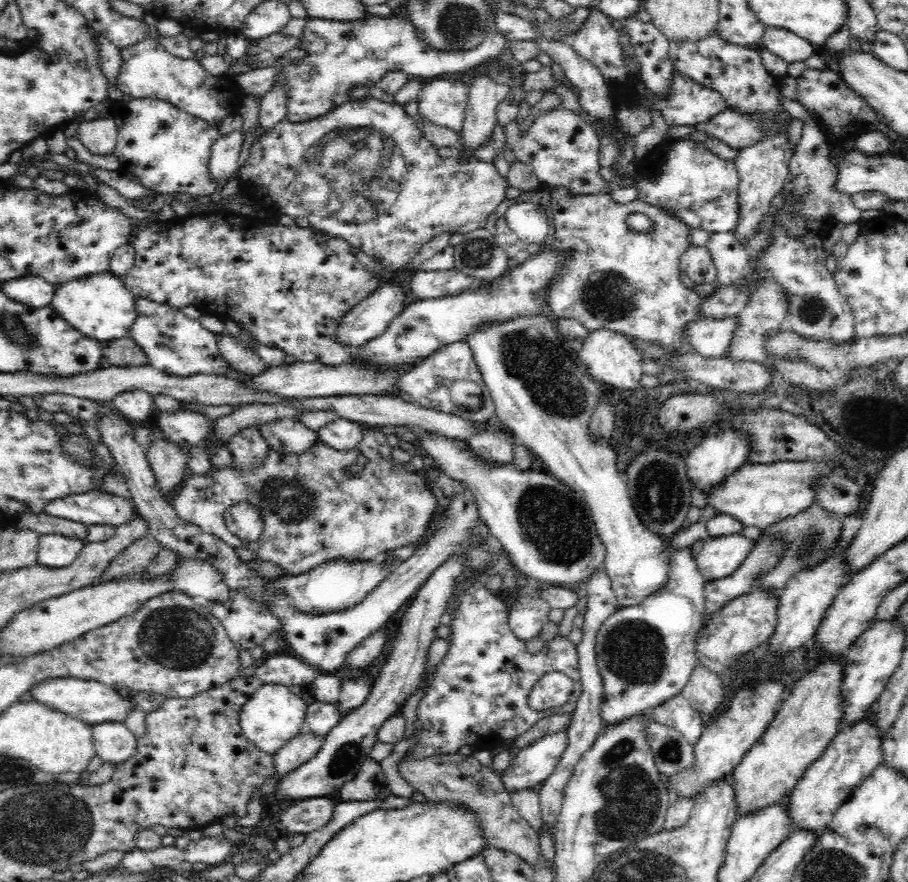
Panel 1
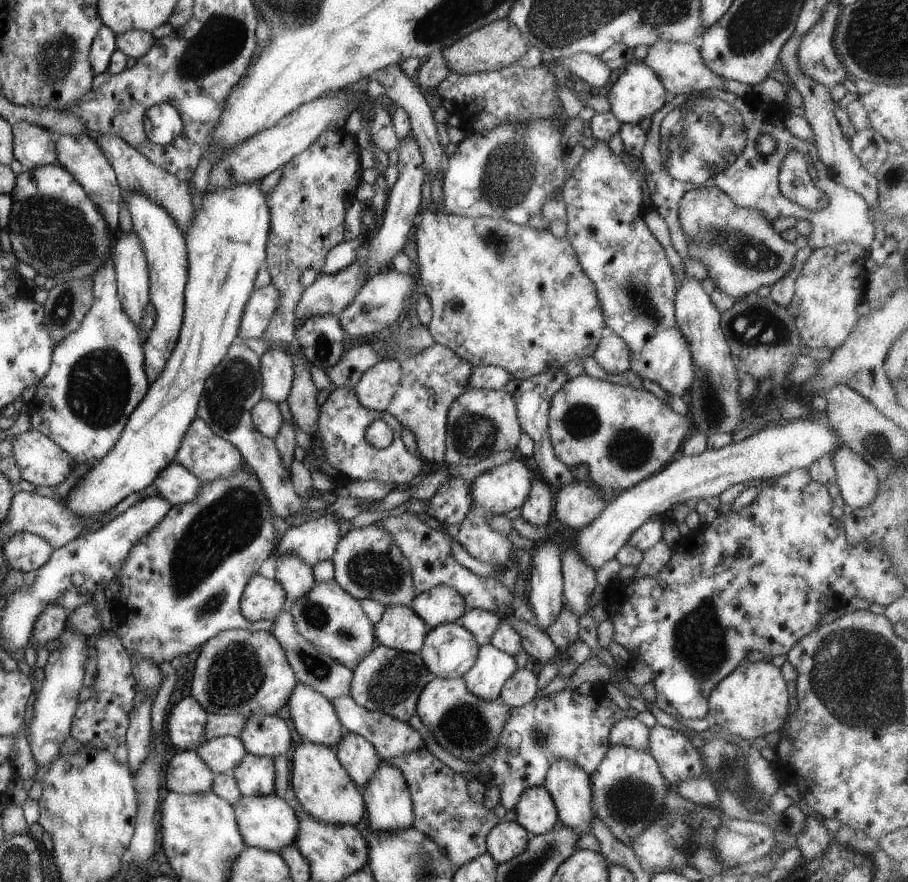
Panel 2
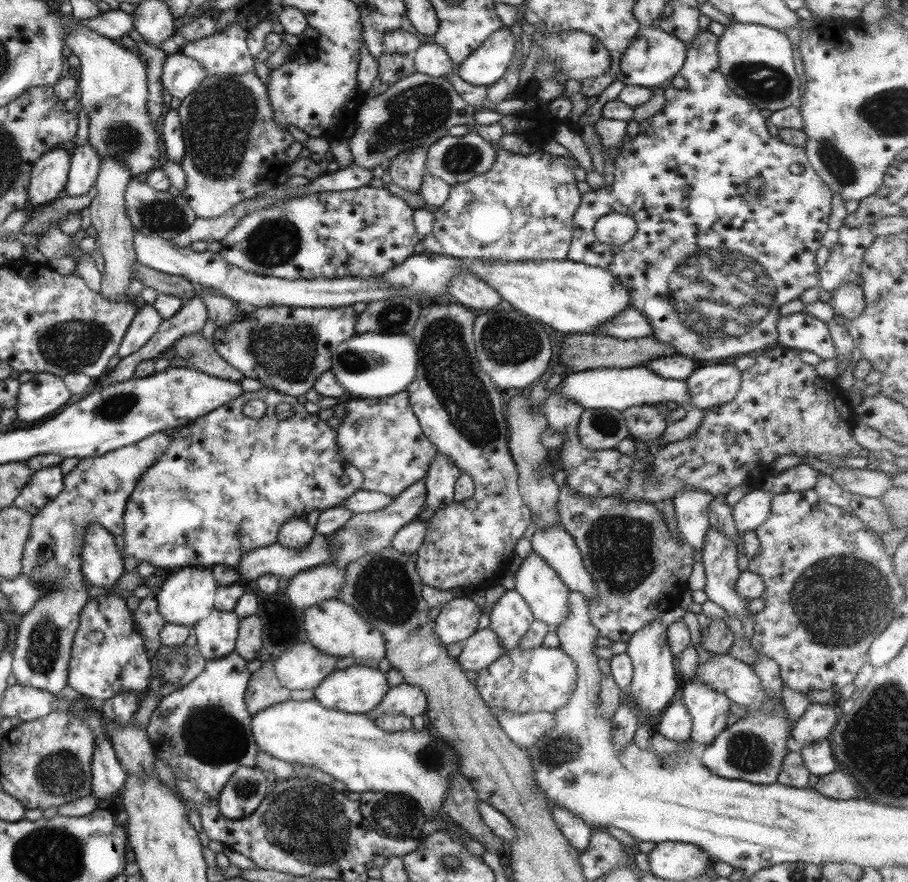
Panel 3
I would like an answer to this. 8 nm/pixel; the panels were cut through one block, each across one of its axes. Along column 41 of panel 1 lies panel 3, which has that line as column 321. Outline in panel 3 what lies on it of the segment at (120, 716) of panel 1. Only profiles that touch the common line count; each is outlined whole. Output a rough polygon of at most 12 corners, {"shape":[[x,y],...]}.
{"shape":[[361,665],[335,669],[312,690],[323,708],[363,715],[390,686]]}

